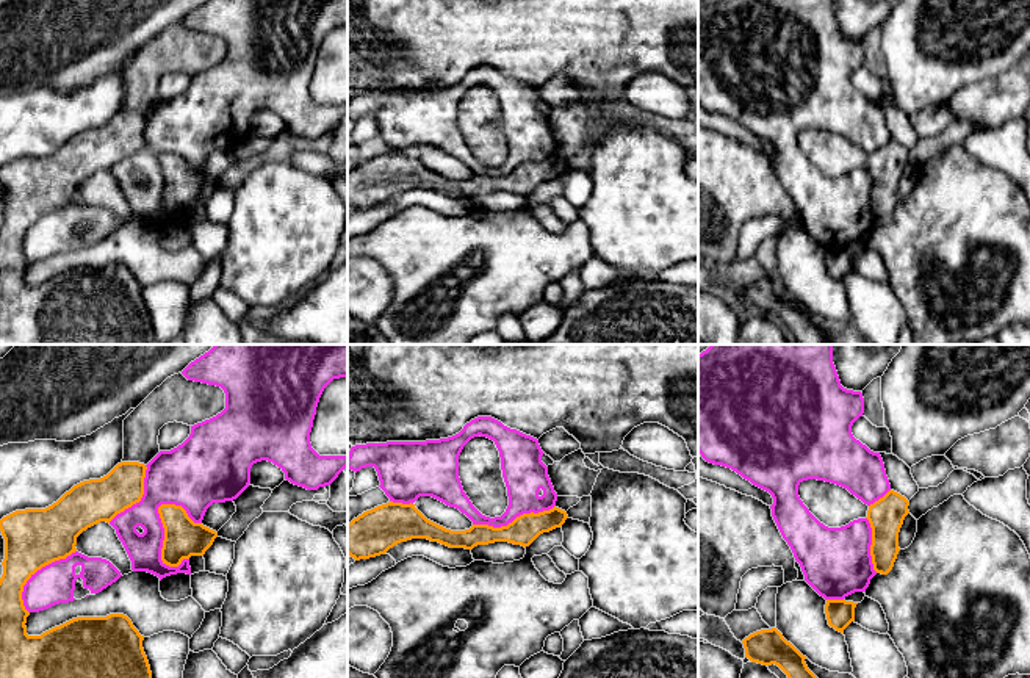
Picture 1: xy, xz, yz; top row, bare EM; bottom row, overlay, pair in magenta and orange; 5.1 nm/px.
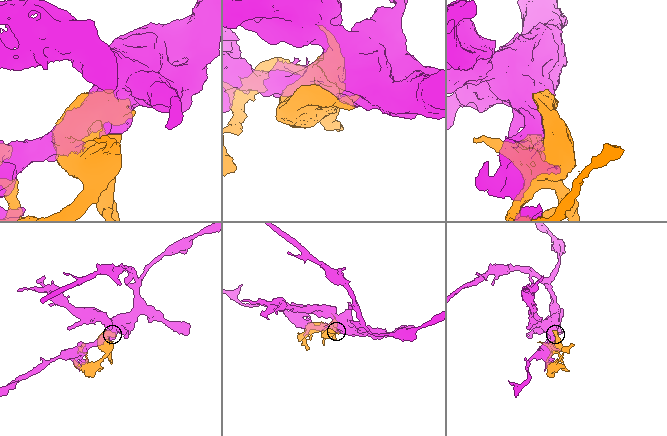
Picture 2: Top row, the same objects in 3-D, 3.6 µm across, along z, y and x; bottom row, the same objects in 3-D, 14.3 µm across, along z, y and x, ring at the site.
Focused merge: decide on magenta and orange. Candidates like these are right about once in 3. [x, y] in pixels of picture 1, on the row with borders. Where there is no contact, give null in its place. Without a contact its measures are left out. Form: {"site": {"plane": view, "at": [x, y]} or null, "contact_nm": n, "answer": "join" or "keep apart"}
{"site": {"plane": "xy", "at": [163, 539]}, "contact_nm": 340, "answer": "keep apart"}

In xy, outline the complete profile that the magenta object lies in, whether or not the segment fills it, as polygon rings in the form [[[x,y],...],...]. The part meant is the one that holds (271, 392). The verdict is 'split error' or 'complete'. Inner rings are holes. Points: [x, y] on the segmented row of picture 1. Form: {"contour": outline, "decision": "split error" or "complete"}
{"contour": [[[214,344],[182,374],[188,380],[221,387],[225,409],[191,426],[189,437],[177,448],[160,451],[146,465],[141,501],[110,521],[131,561],[131,570],[152,573],[160,581],[177,573],[191,575],[189,559],[178,567],[161,561],[161,504],[182,506],[194,523],[202,523],[213,503],[233,501],[249,487],[250,468],[257,462],[272,462],[286,481],[307,490],[330,485],[348,467],[348,454],[319,456],[310,443],[324,388],[333,379],[348,377],[348,344]]], "decision": "complete"}

